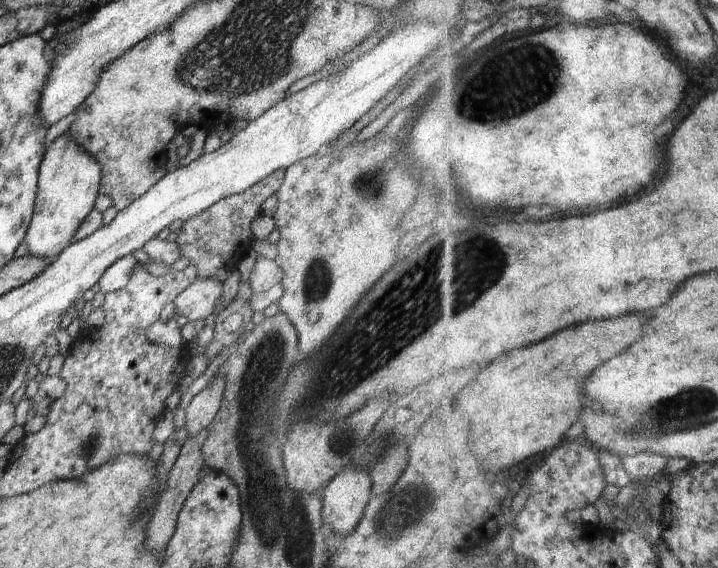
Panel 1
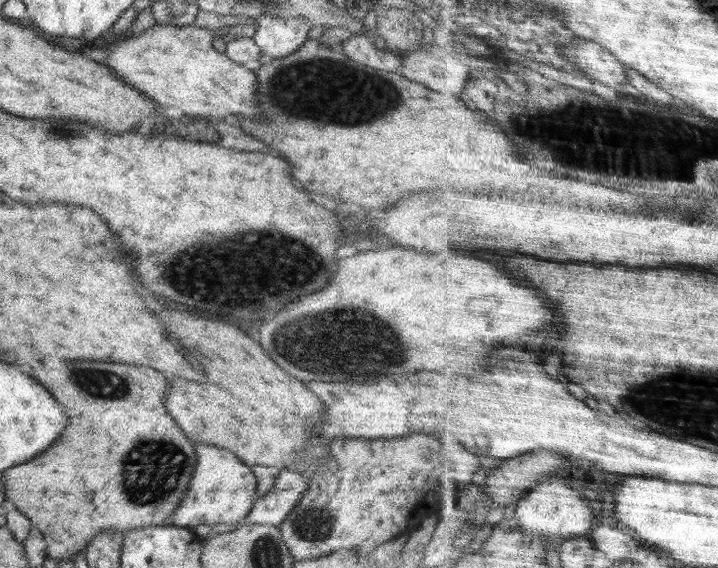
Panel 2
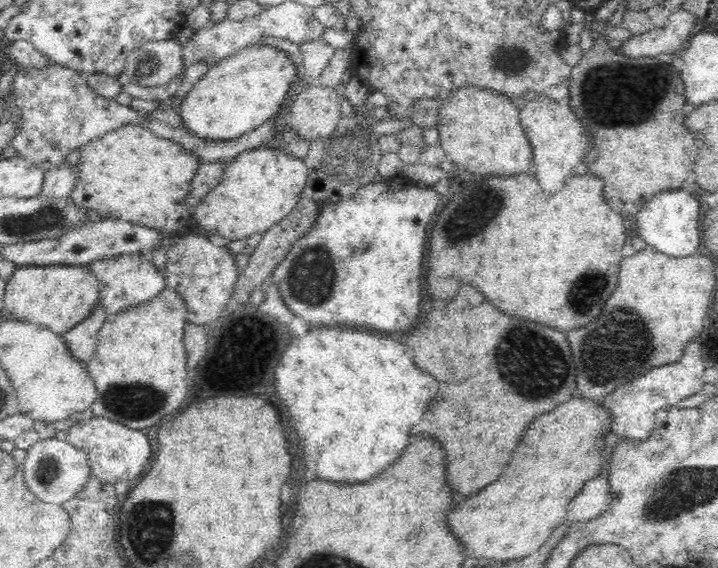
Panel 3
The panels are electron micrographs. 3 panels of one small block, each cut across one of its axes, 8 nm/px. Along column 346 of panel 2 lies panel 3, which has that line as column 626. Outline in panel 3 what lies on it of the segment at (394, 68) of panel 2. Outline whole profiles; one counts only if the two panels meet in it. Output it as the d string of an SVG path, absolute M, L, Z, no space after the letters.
M678 9L672 12L664 28L650 30L625 40L618 51L630 58L649 56L656 58L660 54L672 54L694 35L692 32L696 18L688 10Z

